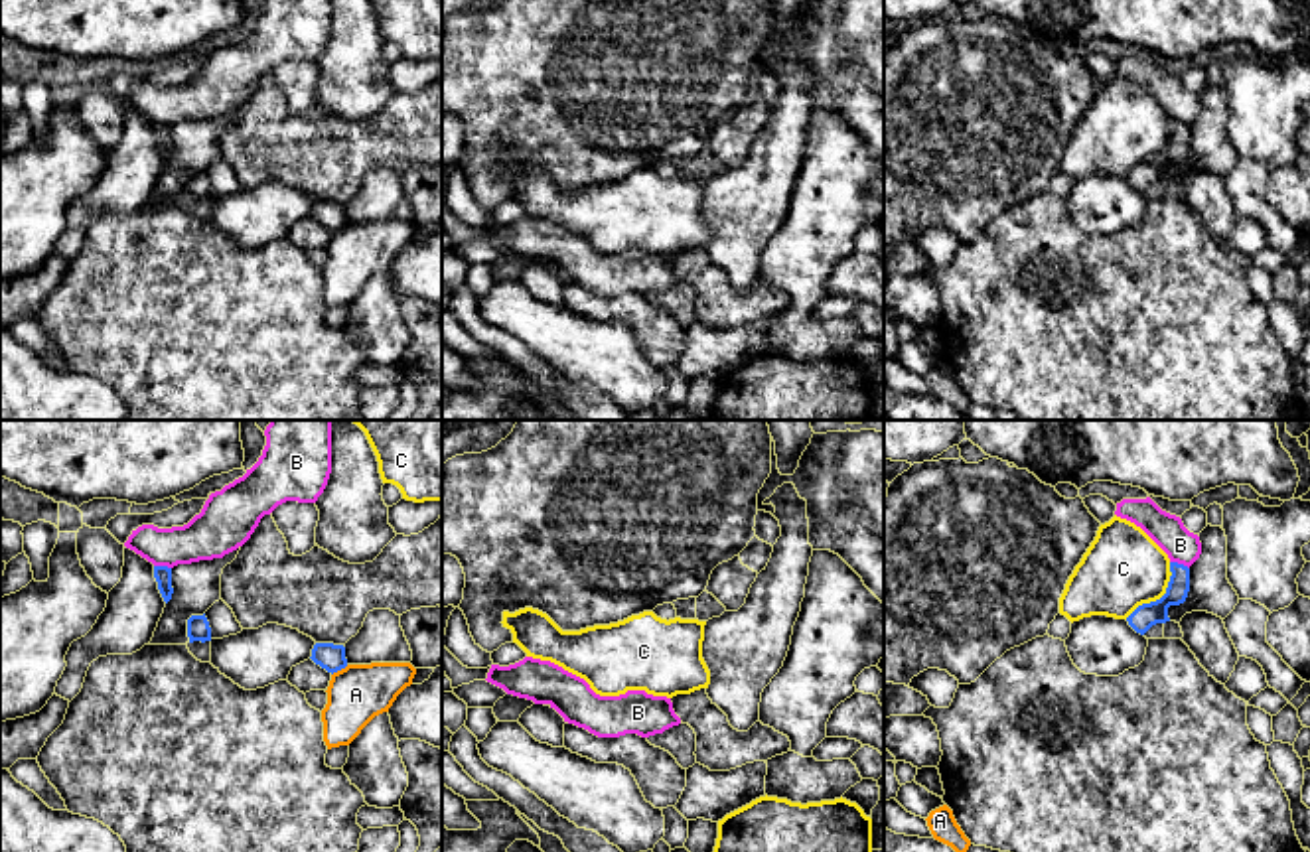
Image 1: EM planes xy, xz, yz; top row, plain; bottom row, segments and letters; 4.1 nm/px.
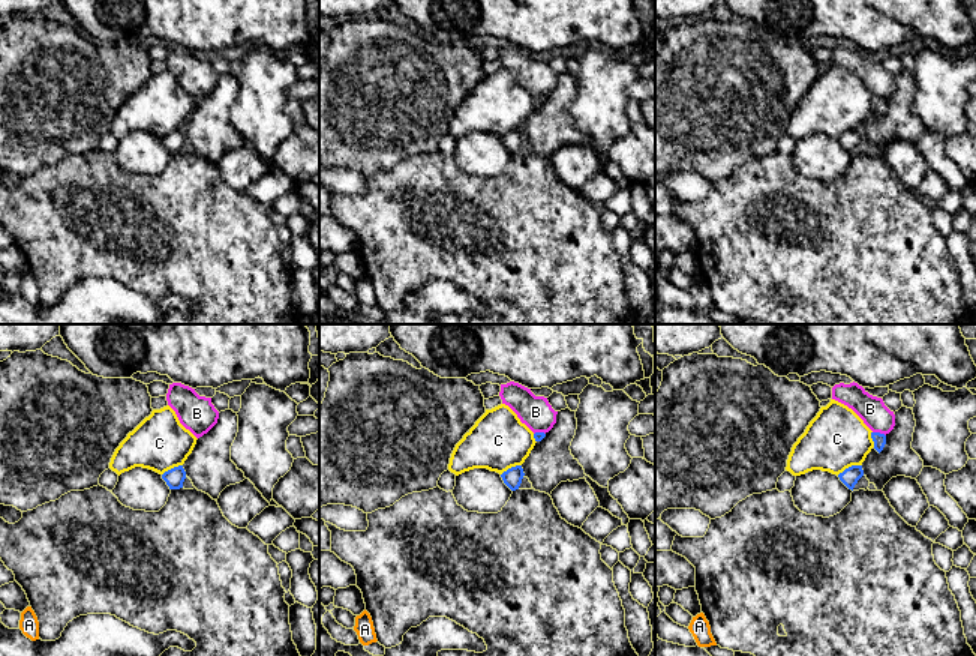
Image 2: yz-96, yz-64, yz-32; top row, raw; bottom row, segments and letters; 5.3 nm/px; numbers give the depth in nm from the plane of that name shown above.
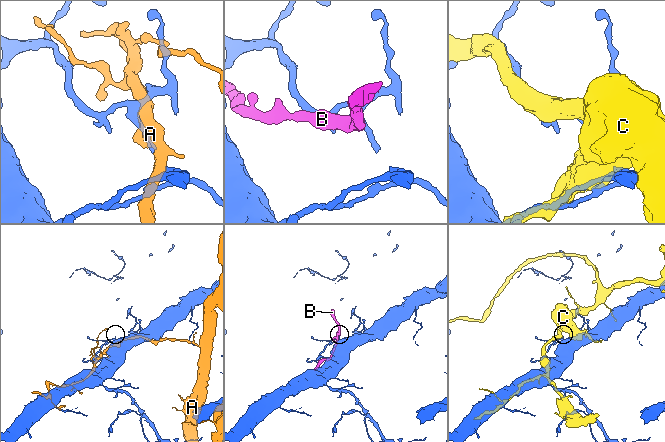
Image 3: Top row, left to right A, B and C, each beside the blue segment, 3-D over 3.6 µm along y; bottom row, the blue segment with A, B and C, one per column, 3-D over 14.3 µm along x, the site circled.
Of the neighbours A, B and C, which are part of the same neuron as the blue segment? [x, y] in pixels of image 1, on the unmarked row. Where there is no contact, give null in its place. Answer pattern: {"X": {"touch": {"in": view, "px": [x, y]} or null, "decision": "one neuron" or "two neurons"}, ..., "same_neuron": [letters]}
{"A": {"touch": {"in": "xy", "px": [340, 227]}, "decision": "two neurons"}, "B": {"touch": {"in": "yz", "px": [1180, 123]}, "decision": "two neurons"}, "C": {"touch": {"in": "yz", "px": [1161, 156]}, "decision": "two neurons"}, "same_neuron": []}

